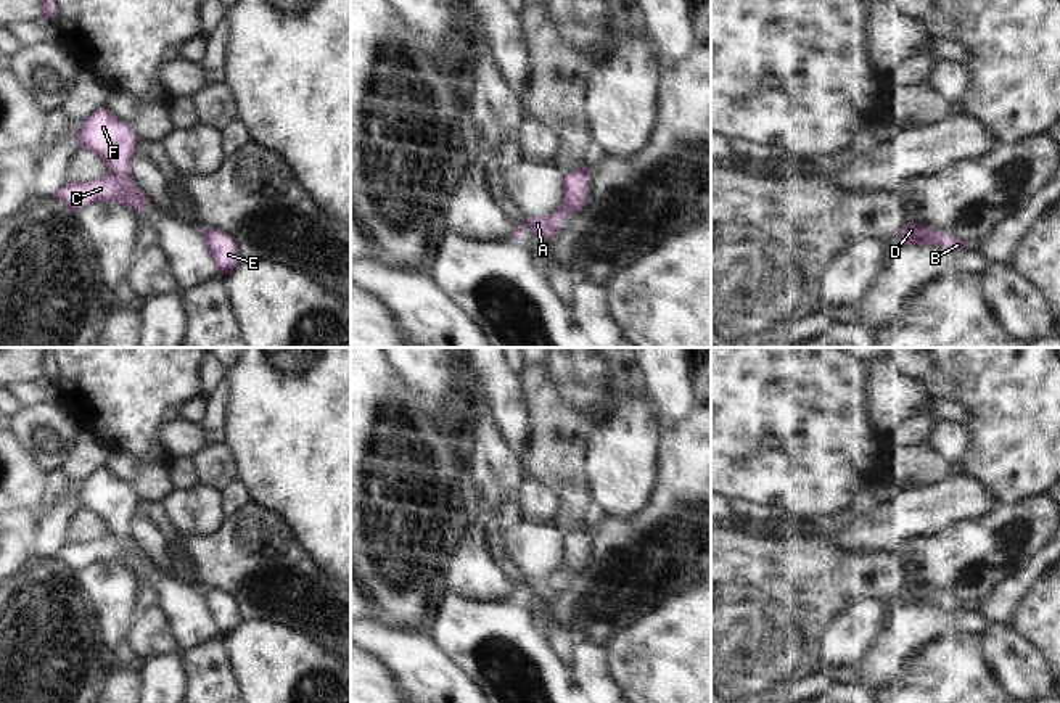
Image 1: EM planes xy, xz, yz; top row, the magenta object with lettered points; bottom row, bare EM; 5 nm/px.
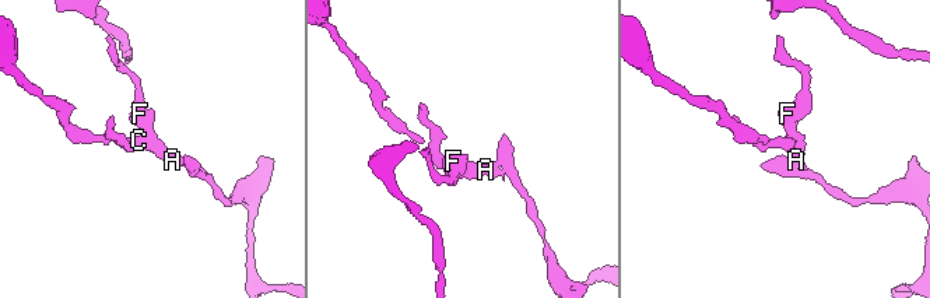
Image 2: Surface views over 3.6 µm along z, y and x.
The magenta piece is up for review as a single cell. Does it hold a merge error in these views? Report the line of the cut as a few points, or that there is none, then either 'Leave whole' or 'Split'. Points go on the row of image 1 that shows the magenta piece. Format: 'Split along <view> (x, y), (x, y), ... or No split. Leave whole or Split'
Split along yz (928, 230), (936, 242). Split

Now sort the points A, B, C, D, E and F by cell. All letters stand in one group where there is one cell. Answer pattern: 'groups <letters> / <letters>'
groups A B C F / D E

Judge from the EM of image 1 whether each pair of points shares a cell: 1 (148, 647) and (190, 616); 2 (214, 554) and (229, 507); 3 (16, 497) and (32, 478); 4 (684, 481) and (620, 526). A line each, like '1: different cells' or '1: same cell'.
1: different cells
2: different cells
3: same cell
4: same cell

